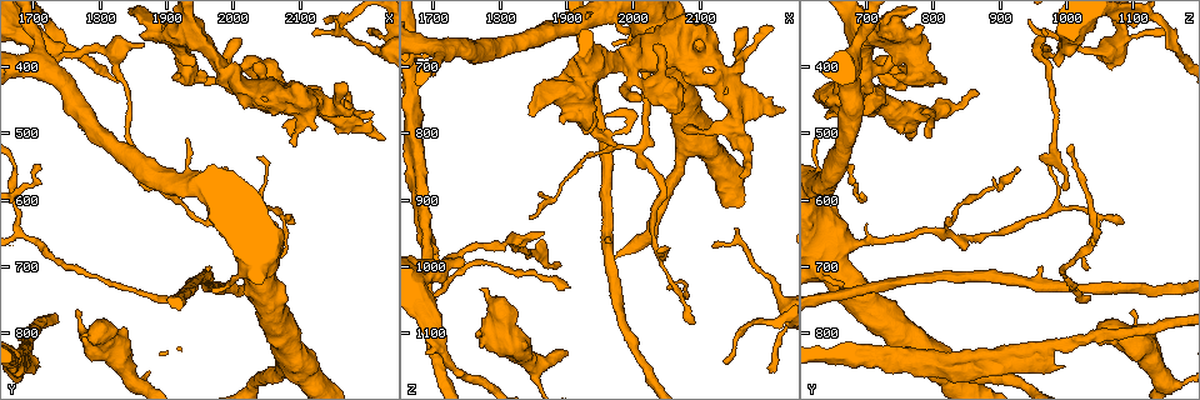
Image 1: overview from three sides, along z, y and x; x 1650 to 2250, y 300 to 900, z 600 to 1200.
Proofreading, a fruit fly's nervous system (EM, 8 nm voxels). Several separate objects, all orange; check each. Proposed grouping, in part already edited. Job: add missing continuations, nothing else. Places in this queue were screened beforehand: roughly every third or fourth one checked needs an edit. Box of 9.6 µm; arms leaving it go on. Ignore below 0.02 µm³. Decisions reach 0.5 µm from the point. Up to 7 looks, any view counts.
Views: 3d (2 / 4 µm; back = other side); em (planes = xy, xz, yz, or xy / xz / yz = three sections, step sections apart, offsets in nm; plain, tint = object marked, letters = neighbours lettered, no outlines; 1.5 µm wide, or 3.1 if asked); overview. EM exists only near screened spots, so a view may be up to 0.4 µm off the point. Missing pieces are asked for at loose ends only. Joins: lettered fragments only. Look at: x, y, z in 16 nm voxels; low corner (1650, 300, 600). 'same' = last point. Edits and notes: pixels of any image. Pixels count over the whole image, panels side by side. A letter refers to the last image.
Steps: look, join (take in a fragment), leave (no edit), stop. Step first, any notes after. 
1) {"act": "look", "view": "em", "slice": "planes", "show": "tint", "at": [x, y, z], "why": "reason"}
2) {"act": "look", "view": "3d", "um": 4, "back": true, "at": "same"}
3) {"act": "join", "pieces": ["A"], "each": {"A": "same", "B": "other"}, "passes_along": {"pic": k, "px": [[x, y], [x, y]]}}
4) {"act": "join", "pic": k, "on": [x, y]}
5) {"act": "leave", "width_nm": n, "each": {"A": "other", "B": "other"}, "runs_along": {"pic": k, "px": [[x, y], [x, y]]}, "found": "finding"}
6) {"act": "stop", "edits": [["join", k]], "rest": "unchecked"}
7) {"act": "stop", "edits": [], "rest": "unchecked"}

{"act": "look", "view": "em", "slice": "planes", "show": "letters", "at": [2210, 470, 640], "why": "free end"}

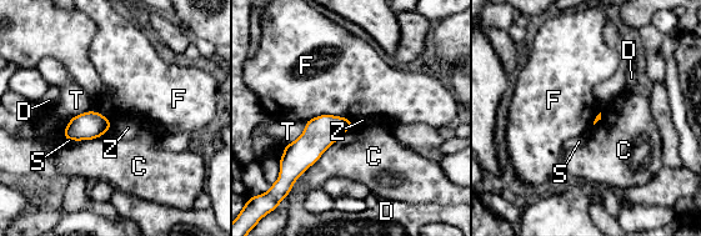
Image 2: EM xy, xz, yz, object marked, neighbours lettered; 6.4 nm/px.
{"act": "leave", "each": {"C": "other", "D": "other", "F": "other", "S": "other", "T": "other", "Z": "other"}, "found": "none of them fits"}

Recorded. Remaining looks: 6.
{"act": "look", "view": "3d", "um": 2, "at": [1865, 370, 950], "why": "branch stops here"}

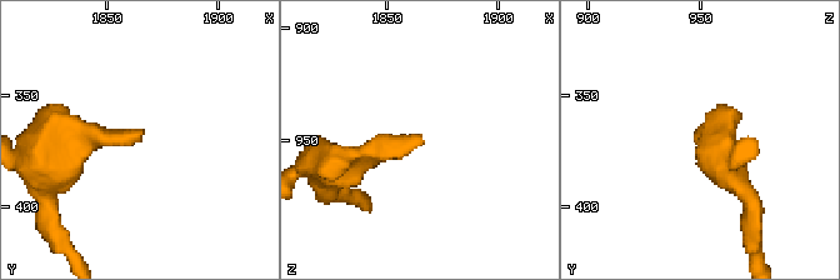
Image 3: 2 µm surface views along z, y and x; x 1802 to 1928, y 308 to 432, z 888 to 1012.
{"act": "look", "view": "em", "slice": "xy", "step": 4, "show": "tint", "at": [1864, 368, 946], "why": "need the tissue"}

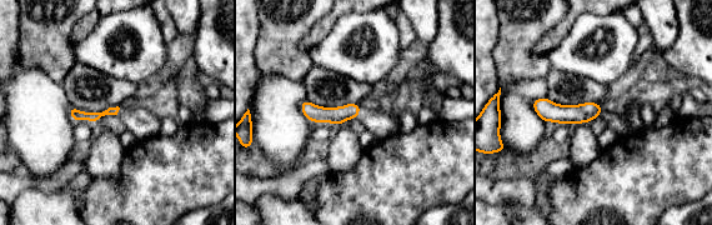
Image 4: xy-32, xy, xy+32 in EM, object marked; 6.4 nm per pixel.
{"act": "look", "view": "em", "slice": "planes", "show": "letters", "at": "same"}

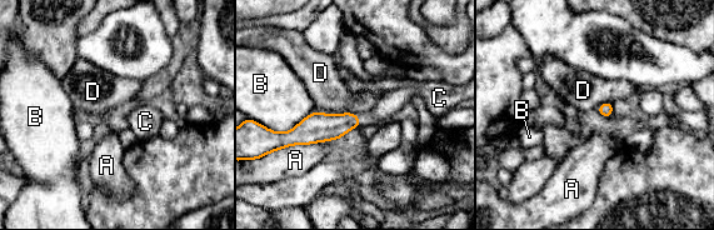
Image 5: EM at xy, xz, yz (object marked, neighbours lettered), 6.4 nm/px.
{"act": "join", "pieces": ["C"], "longest_contact_nm": ["A", 400], "each": {"A": "other", "B": "other", "C": "same", "D": "other"}, "passes_along": {"pic": 5, "px": [[321, 128], [359, 120], [389, 103]]}, "found": "the cell continues"}

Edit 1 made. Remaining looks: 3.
{"act": "look", "view": "em", "slice": "planes", "show": "letters", "at": [2205, 350, 1155], "why": "free end"}

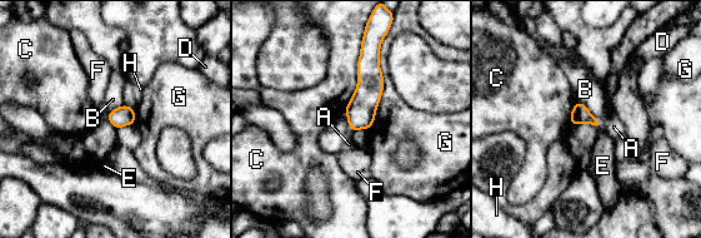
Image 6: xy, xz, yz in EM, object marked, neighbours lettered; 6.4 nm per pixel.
{"act": "join", "pieces": ["A"], "longest_contact_nm": ["G", 600], "each": {"A": "same", "B": "other", "C": "other", "D": "other", "E": "other", "F": "other", "G": "other", "H": "other"}, "passes_along": {"pic": 6, "px": [[580, 114], [600, 124], [614, 127]]}, "found": "the cell continues"}

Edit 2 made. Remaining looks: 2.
{"act": "stop", "edits": [["join", 5], ["join", 6]], "rest": "unchecked"}

